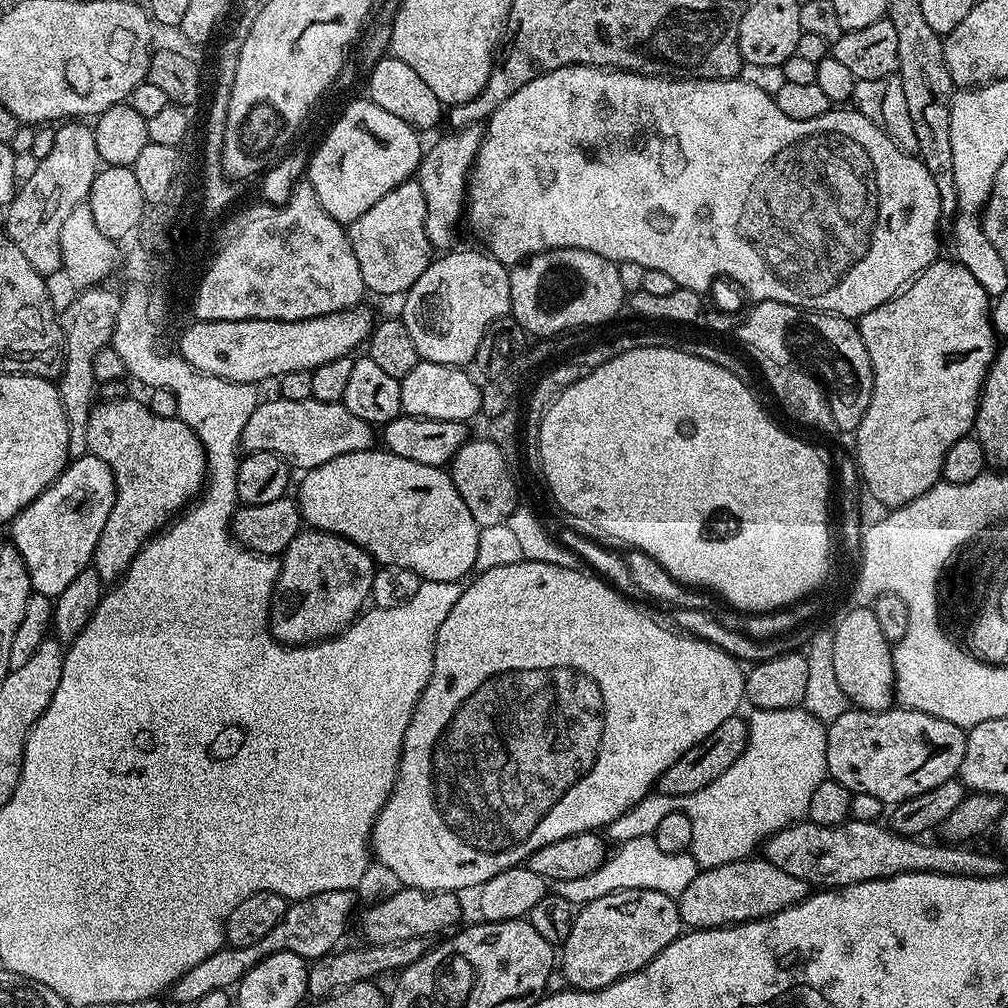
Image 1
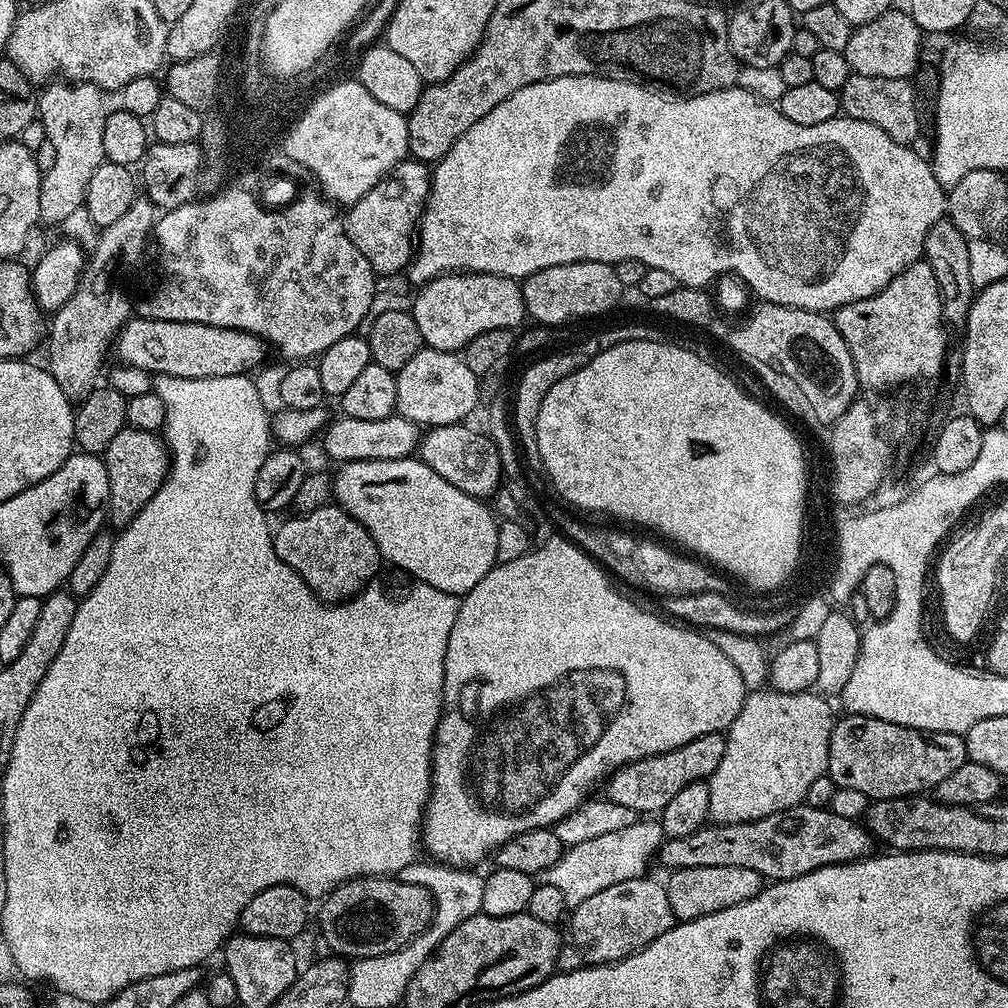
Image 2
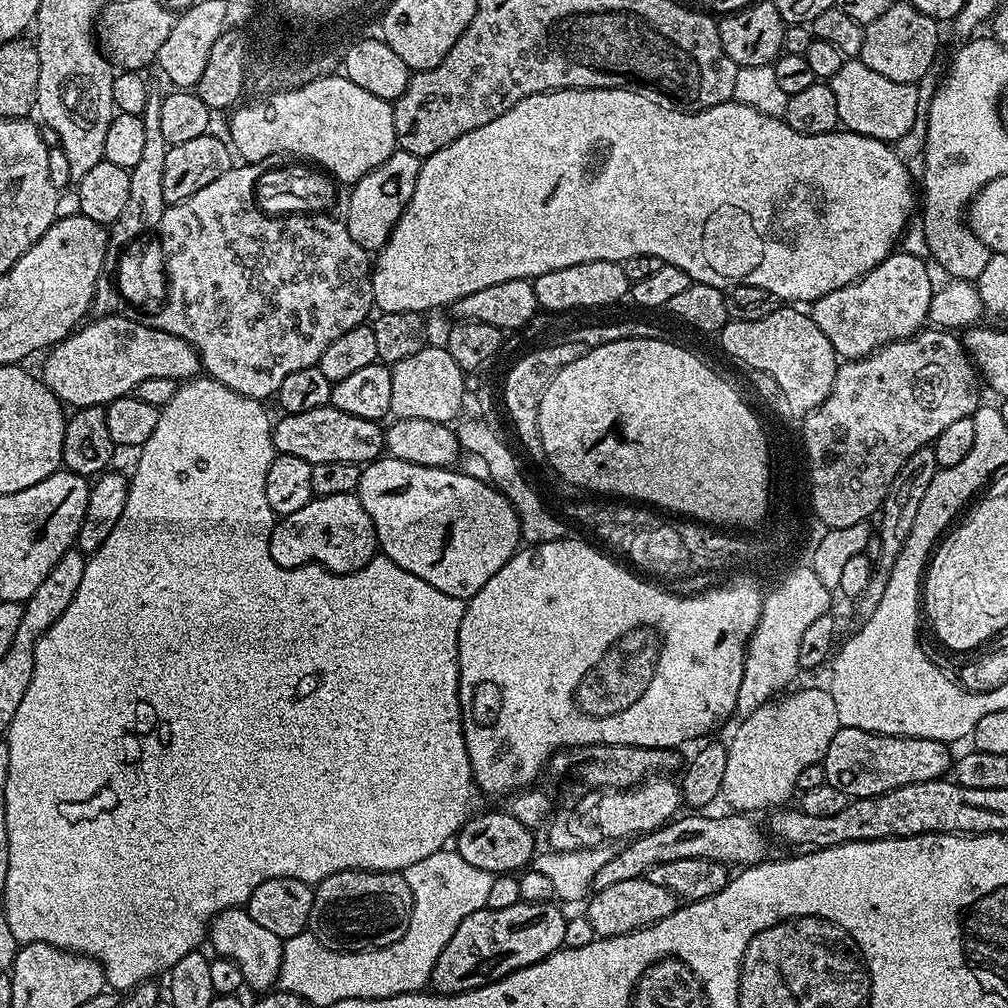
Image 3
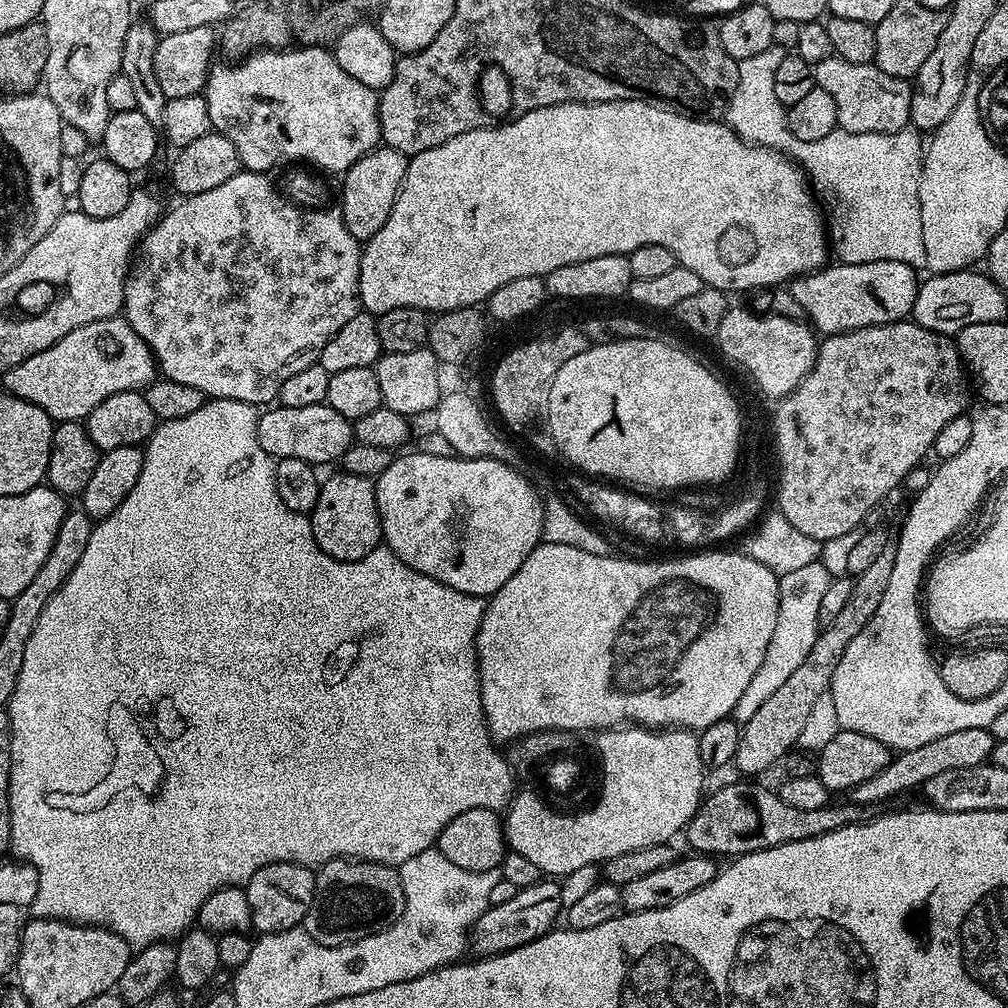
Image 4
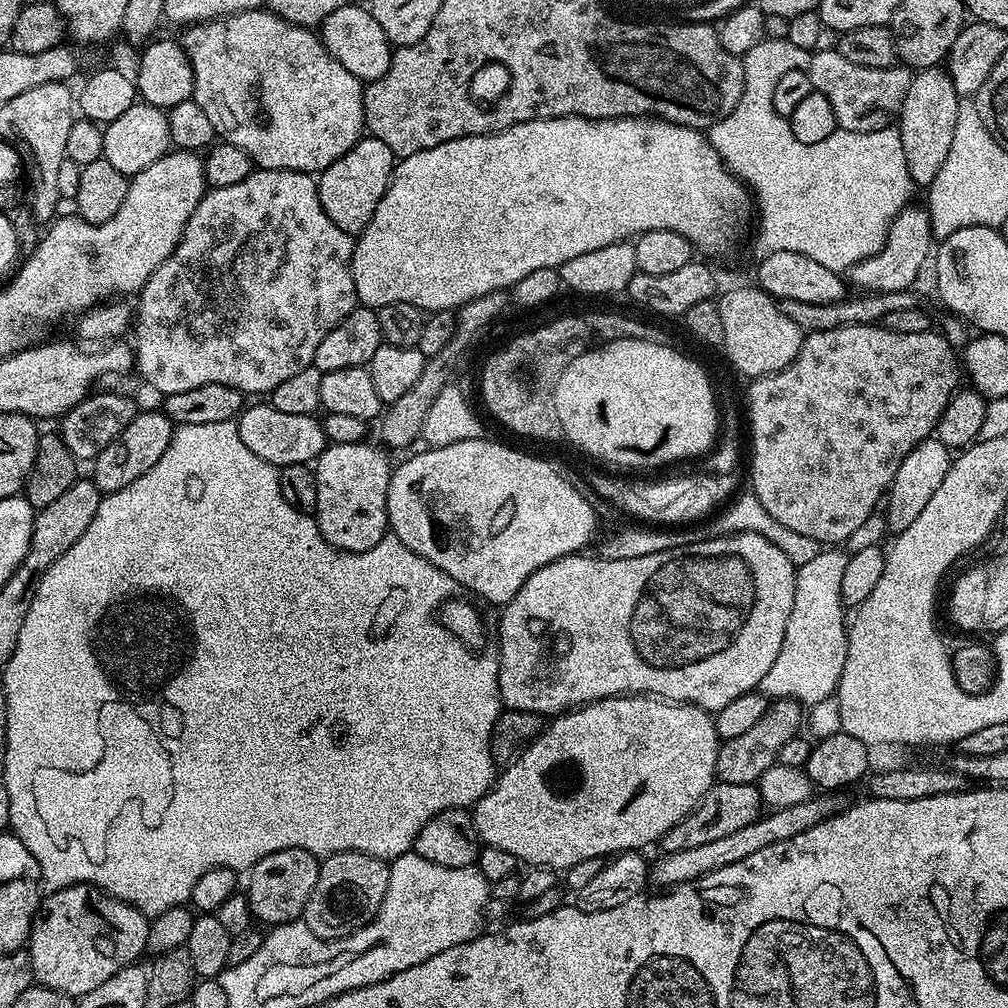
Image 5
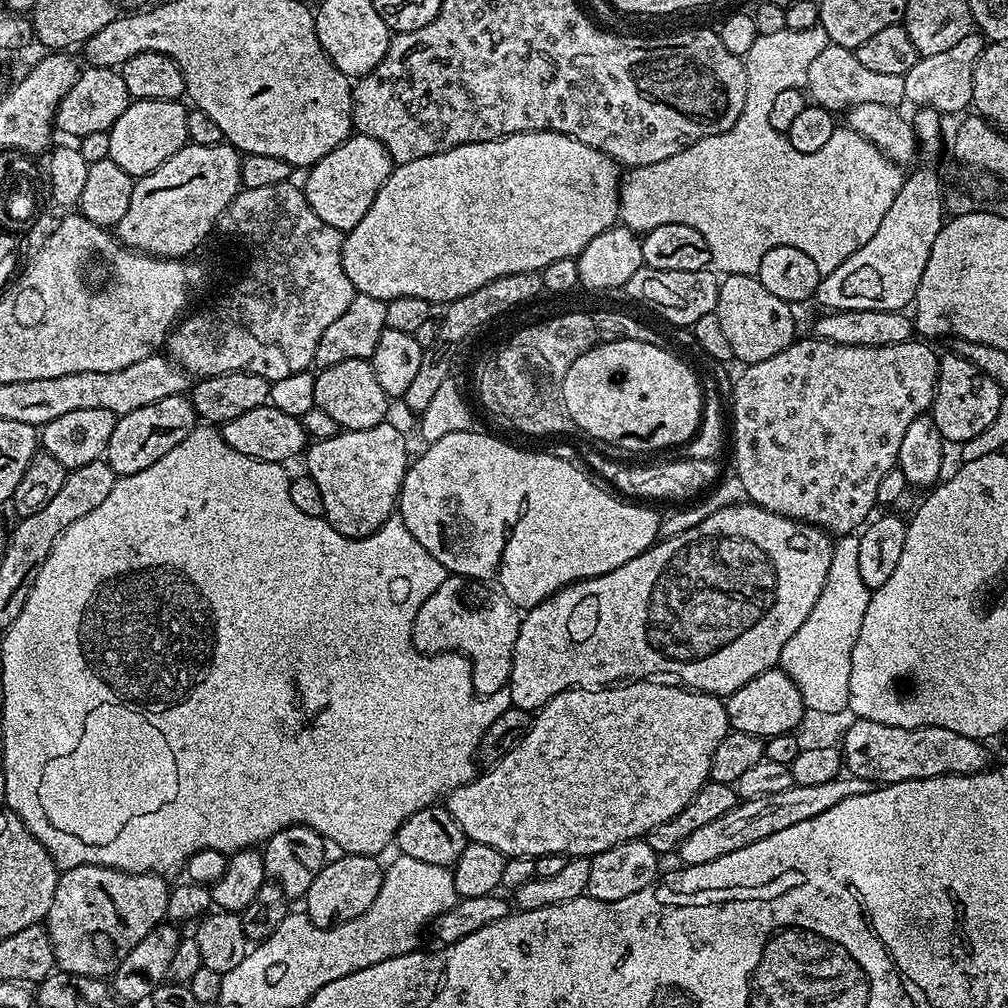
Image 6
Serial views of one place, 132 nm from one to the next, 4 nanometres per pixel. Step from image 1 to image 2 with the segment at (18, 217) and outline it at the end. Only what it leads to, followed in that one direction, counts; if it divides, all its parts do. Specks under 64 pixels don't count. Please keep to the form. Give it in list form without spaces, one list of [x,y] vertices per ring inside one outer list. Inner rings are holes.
[[[52,82],[45,88],[38,96],[38,118],[54,145],[54,166],[40,178],[40,218],[46,225],[60,224],[83,209],[86,186],[94,170],[105,163],[102,130],[106,130],[109,109],[104,108],[105,93],[87,82]]]

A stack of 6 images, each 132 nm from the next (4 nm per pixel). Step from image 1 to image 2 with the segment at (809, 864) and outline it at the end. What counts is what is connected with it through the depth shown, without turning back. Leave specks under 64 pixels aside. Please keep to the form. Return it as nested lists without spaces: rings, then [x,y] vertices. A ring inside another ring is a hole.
[[[796,804],[781,812],[770,814],[766,818],[758,818],[750,822],[737,824],[709,823],[699,828],[686,838],[665,839],[658,851],[658,860],[665,864],[665,869],[693,868],[694,866],[742,866],[745,870],[754,870],[765,881],[789,880],[802,874],[810,874],[819,868],[835,864],[849,864],[873,855],[874,837],[863,823],[853,822],[850,818],[838,818],[838,814],[827,808],[815,808],[809,804]]]

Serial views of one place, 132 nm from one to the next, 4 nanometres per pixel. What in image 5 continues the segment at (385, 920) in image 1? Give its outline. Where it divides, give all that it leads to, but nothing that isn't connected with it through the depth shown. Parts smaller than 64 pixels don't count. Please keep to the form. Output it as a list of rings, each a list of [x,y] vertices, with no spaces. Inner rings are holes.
[[[336,852],[320,860],[318,882],[304,907],[303,922],[315,936],[337,940],[366,926],[376,917],[386,898],[389,865],[361,852]]]

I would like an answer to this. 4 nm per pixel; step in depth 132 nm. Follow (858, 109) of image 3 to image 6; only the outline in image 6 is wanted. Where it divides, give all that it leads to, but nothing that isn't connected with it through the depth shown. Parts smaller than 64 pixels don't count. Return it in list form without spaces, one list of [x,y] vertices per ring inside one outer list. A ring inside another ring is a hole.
[[[829,43],[828,48],[822,50],[822,54],[818,54],[818,58],[814,58],[814,62],[810,62],[806,92],[811,103],[821,104],[833,114],[843,113],[845,110],[858,106],[862,102],[876,102],[882,106],[900,106],[905,103],[904,78],[902,76],[898,74],[877,74],[875,70],[869,70],[867,66],[862,66],[862,62],[858,62],[853,49],[843,48],[834,43]]]

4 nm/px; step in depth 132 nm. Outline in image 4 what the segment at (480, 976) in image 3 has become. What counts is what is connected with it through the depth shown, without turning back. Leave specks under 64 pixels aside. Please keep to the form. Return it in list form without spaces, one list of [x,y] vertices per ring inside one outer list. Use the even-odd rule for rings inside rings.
[[[541,878],[534,886],[526,886],[517,890],[514,898],[502,902],[502,906],[489,906],[472,927],[470,948],[477,957],[497,956],[503,952],[514,950],[518,946],[526,946],[534,942],[534,938],[542,938],[553,931],[556,919],[562,916],[560,903],[560,886],[555,879]]]

